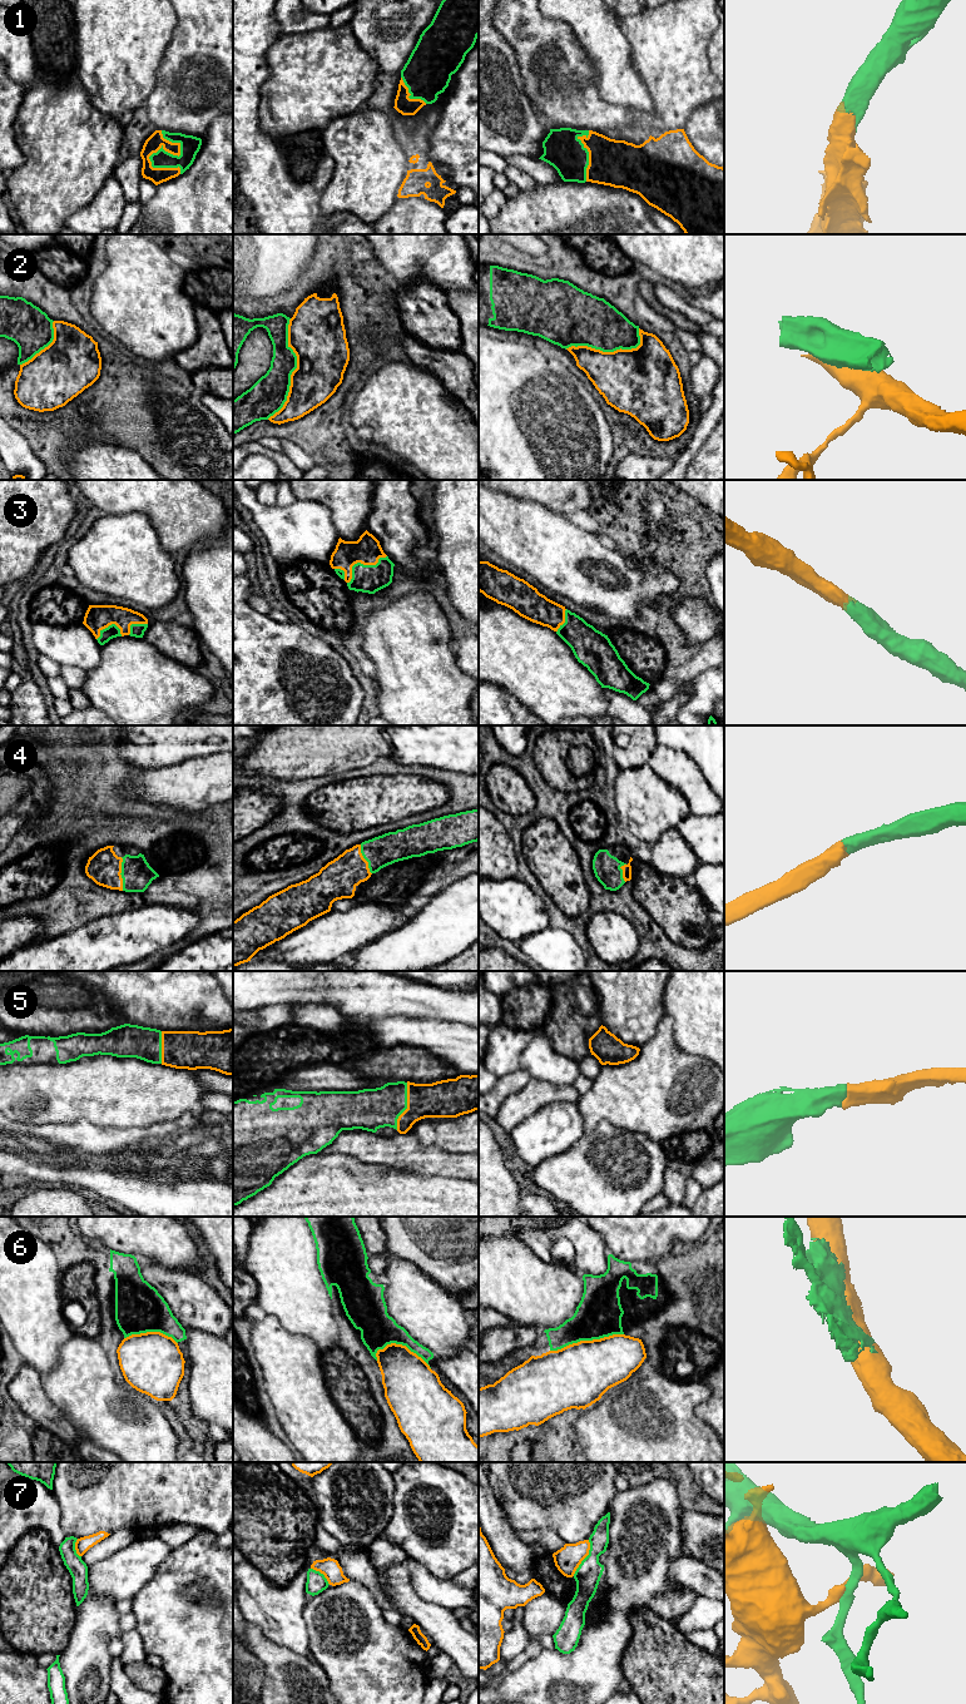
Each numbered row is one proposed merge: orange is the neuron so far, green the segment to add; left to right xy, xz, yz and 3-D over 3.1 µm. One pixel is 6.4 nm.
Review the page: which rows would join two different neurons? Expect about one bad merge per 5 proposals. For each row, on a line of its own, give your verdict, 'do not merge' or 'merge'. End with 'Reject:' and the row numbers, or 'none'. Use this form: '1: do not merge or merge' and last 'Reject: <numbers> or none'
1: merge
2: do not merge
3: merge
4: merge
5: merge
6: merge
7: do not merge
Reject: 2, 7

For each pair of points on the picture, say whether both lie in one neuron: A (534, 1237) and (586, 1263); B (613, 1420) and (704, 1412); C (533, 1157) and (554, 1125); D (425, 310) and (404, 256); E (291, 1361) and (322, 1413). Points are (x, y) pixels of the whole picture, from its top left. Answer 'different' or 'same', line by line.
A: same
B: different
C: same
D: different
E: same

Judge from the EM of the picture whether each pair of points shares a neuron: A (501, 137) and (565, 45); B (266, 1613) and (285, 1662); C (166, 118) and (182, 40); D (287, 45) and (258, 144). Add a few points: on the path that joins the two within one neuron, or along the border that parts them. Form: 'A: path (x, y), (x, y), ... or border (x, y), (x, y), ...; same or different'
A: border (520, 69), (524, 92), (541, 117); different
B: border (256, 1626), (267, 1638), (306, 1657); different
C: path (182, 99), (182, 59); same
D: border (259, 100), (259, 127), (277, 140); different

